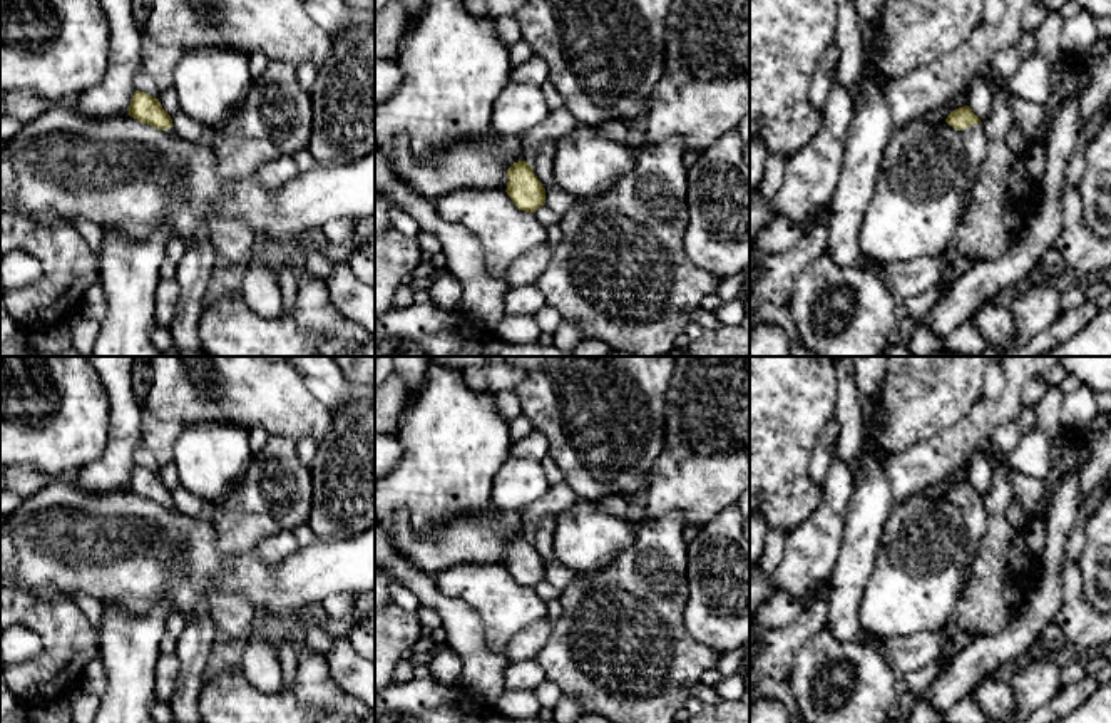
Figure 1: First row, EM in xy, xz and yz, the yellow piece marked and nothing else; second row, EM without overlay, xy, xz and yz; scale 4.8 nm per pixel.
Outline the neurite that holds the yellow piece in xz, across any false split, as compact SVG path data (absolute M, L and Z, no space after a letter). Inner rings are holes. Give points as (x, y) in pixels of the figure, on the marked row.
M525 161L514 162L507 179L505 192L520 211L534 213L545 204L545 189Z

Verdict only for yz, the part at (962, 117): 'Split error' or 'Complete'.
Split error

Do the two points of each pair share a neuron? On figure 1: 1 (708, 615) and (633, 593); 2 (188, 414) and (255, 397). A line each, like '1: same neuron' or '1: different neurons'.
1: different neurons
2: same neuron

